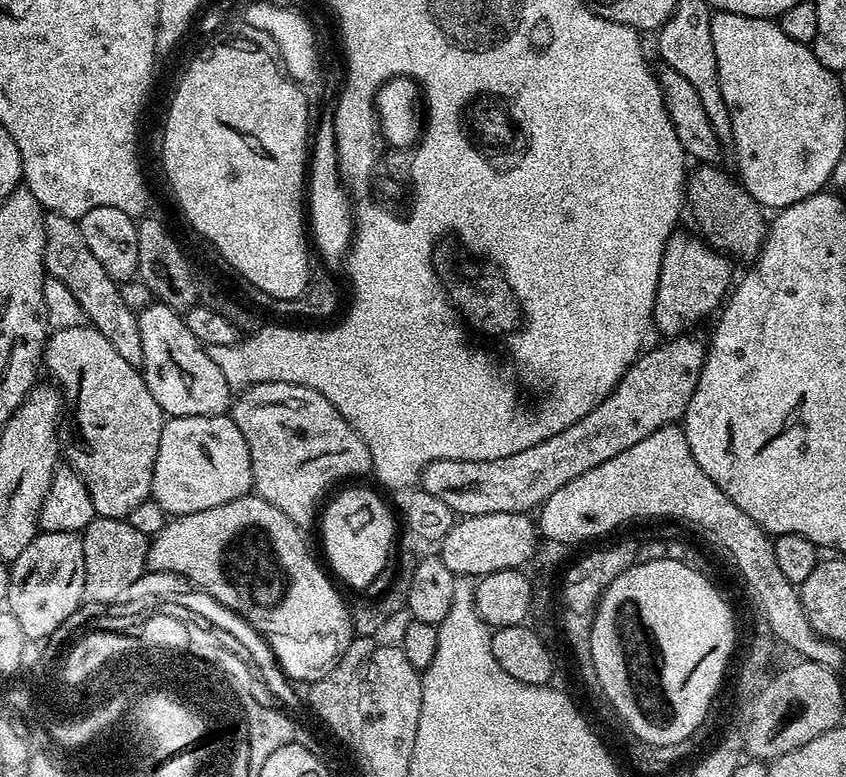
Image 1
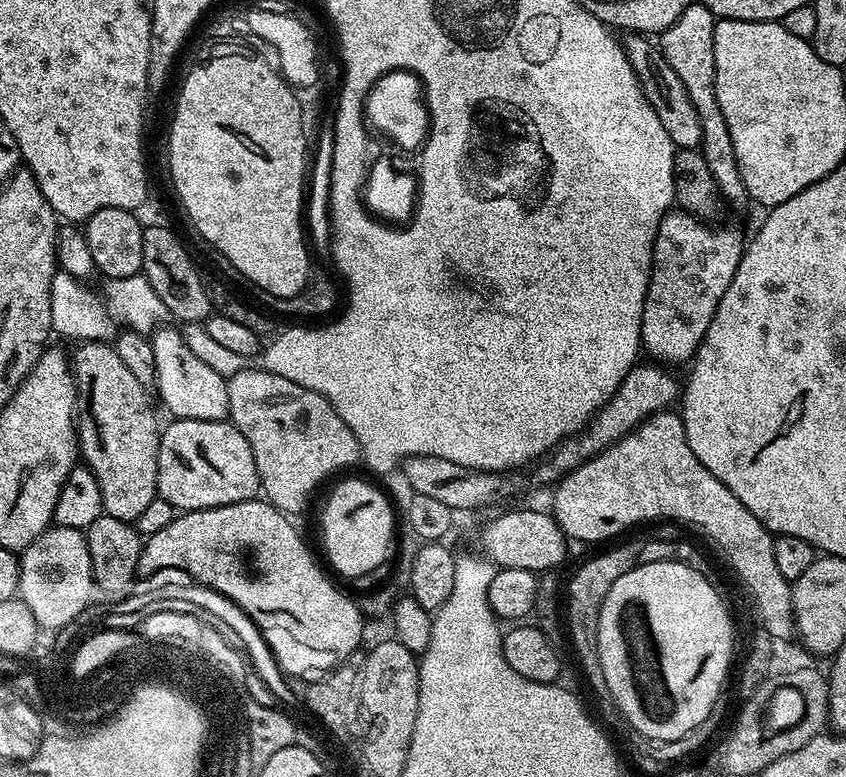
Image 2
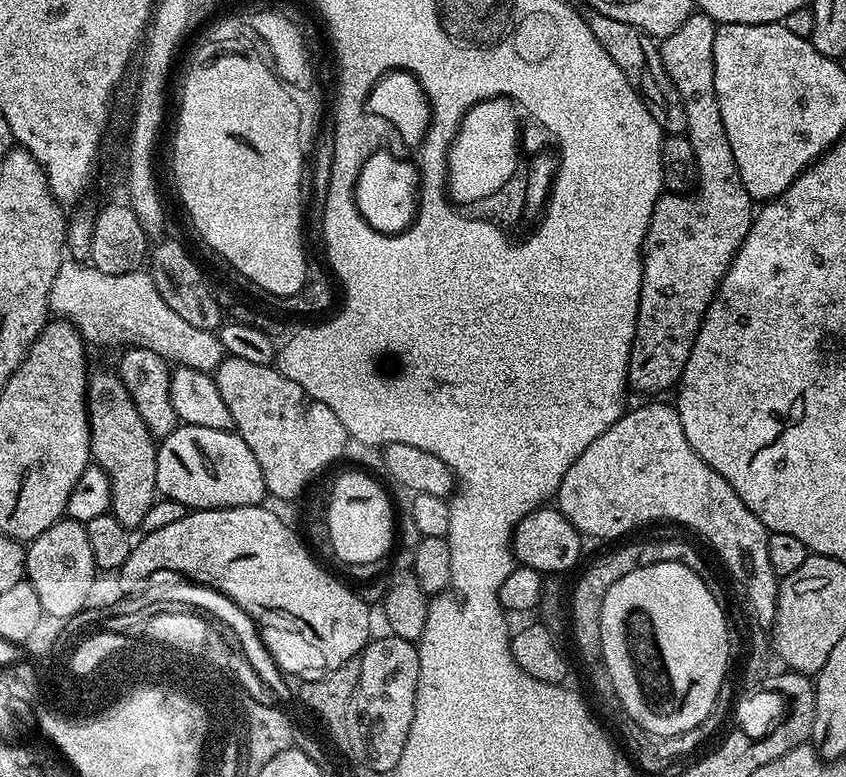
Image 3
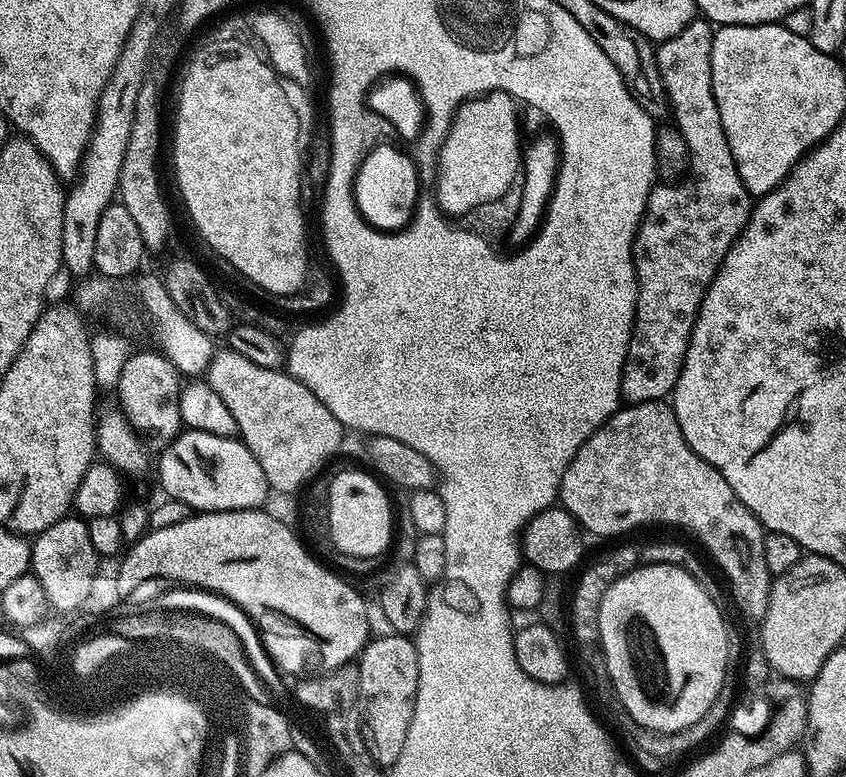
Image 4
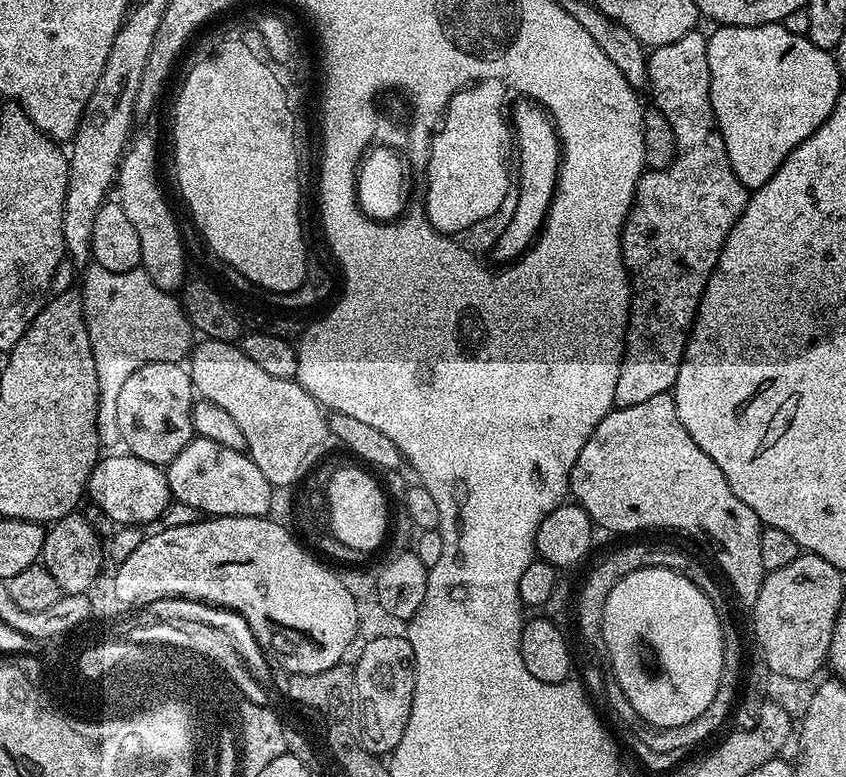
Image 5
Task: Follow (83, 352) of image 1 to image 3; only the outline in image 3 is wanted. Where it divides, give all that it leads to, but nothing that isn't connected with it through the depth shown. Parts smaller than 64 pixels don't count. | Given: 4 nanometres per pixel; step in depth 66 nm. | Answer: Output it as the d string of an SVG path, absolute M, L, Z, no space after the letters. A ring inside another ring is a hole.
M93 371L88 382L88 425L90 426L90 438L92 439L92 460L100 469L108 476L108 481L112 487L112 502L110 505L111 515L118 518L118 522L122 522L122 526L126 526L130 530L136 530L141 527L146 512L150 510L153 503L158 499L156 490L156 450L157 441L154 439L151 430L146 426L146 422L142 422L142 414L138 414L138 410L134 406L134 402L130 398L130 394L126 390L126 386L121 382L119 375L115 371L104 373Z

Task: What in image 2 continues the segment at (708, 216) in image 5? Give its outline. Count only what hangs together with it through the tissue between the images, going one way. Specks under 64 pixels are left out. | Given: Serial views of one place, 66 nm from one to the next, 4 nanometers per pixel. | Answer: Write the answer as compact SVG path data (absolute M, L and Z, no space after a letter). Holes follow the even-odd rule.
M689 2L686 10L664 32L659 33L658 47L660 53L670 62L670 67L678 78L682 78L682 86L686 86L686 94L700 115L704 127L702 151L706 162L712 167L714 182L720 187L720 195L734 207L740 208L749 203L750 197L742 182L742 174L738 170L738 162L734 158L734 142L730 142L730 129L726 127L726 118L722 118L722 106L718 106L718 98L714 90L714 30L718 17L698 2ZM670 210L656 231L652 247L652 273L648 279L648 293L640 319L640 342L643 351L649 352L652 355L649 357L661 365L687 365L695 357L714 318L714 310L718 310L718 302L722 302L722 294L726 294L726 286L730 286L734 270L738 270L738 262L742 262L746 236L736 228L712 228L716 227L689 212Z

